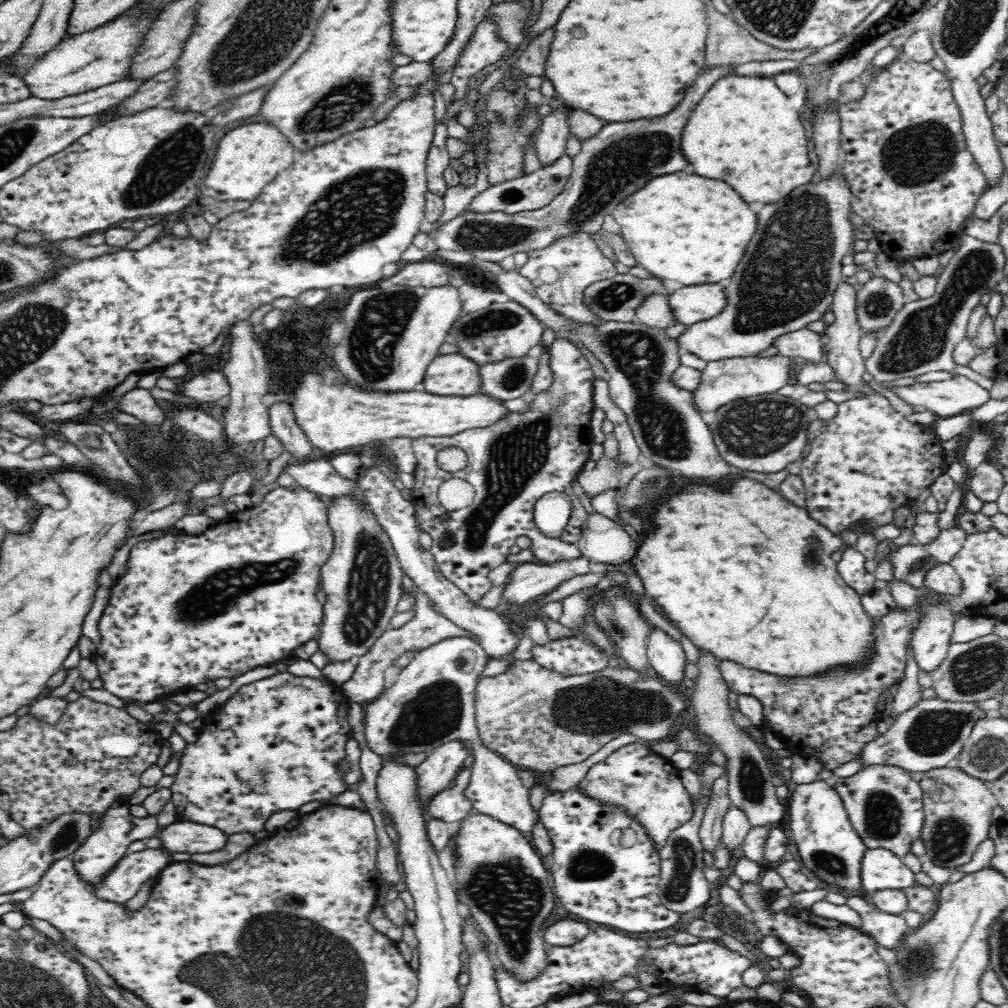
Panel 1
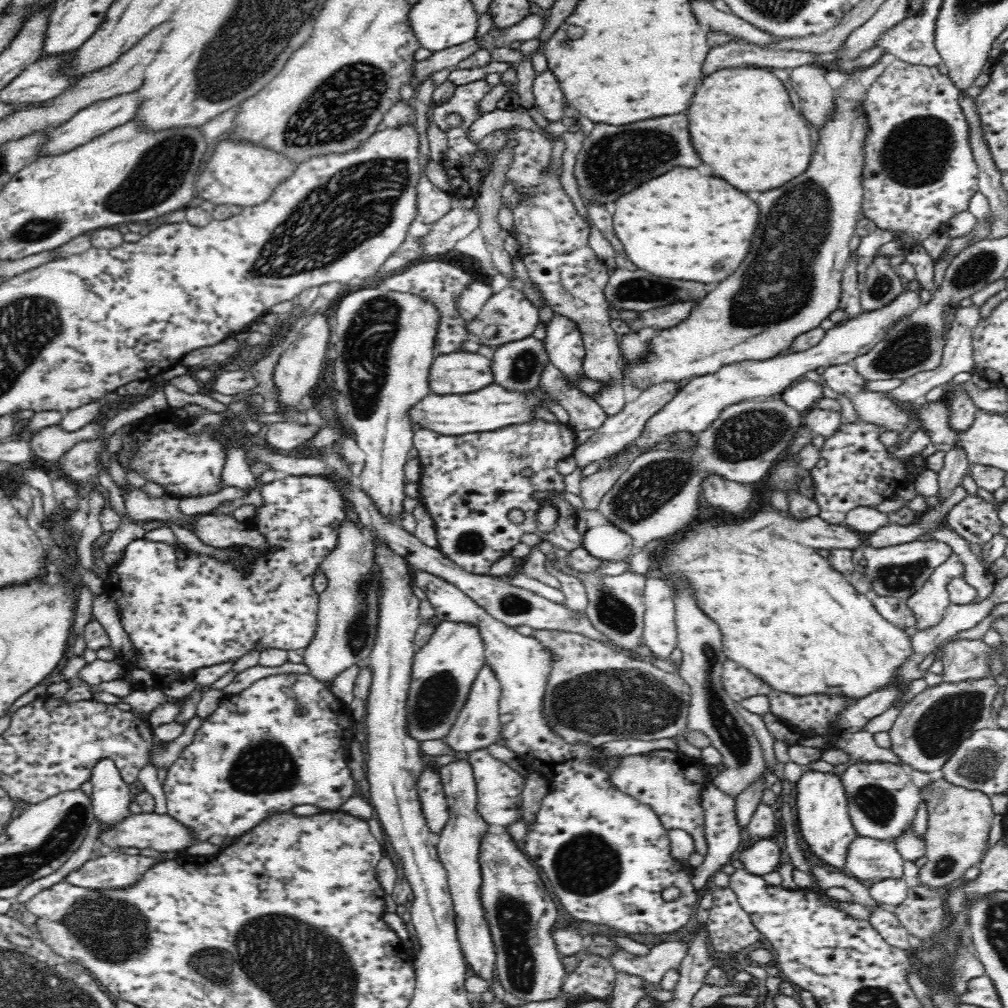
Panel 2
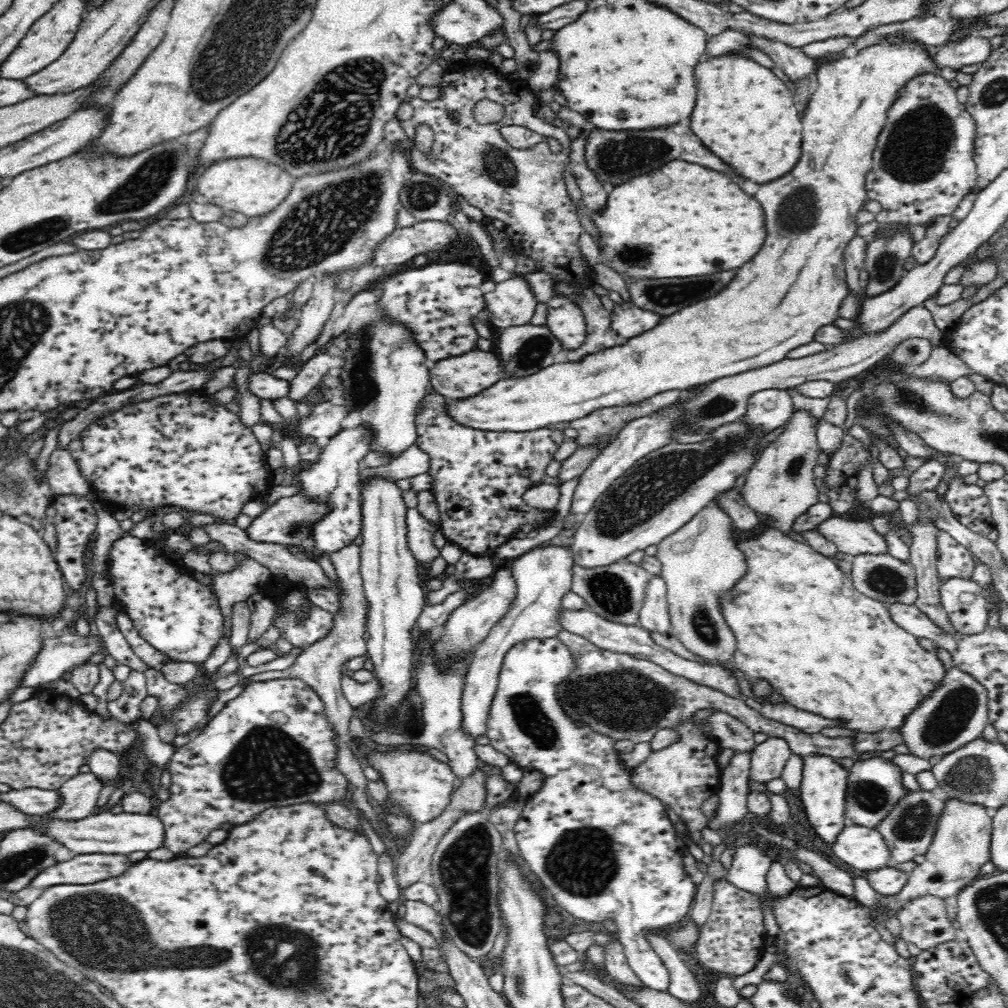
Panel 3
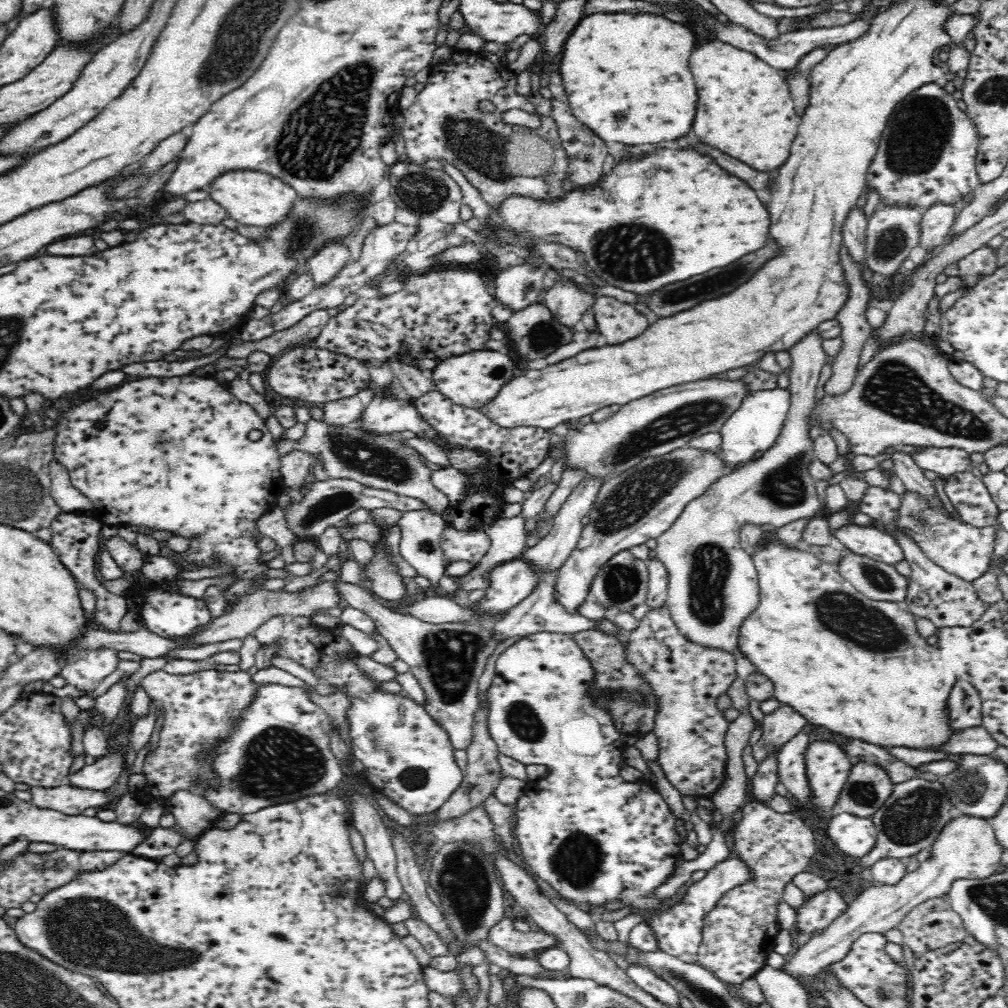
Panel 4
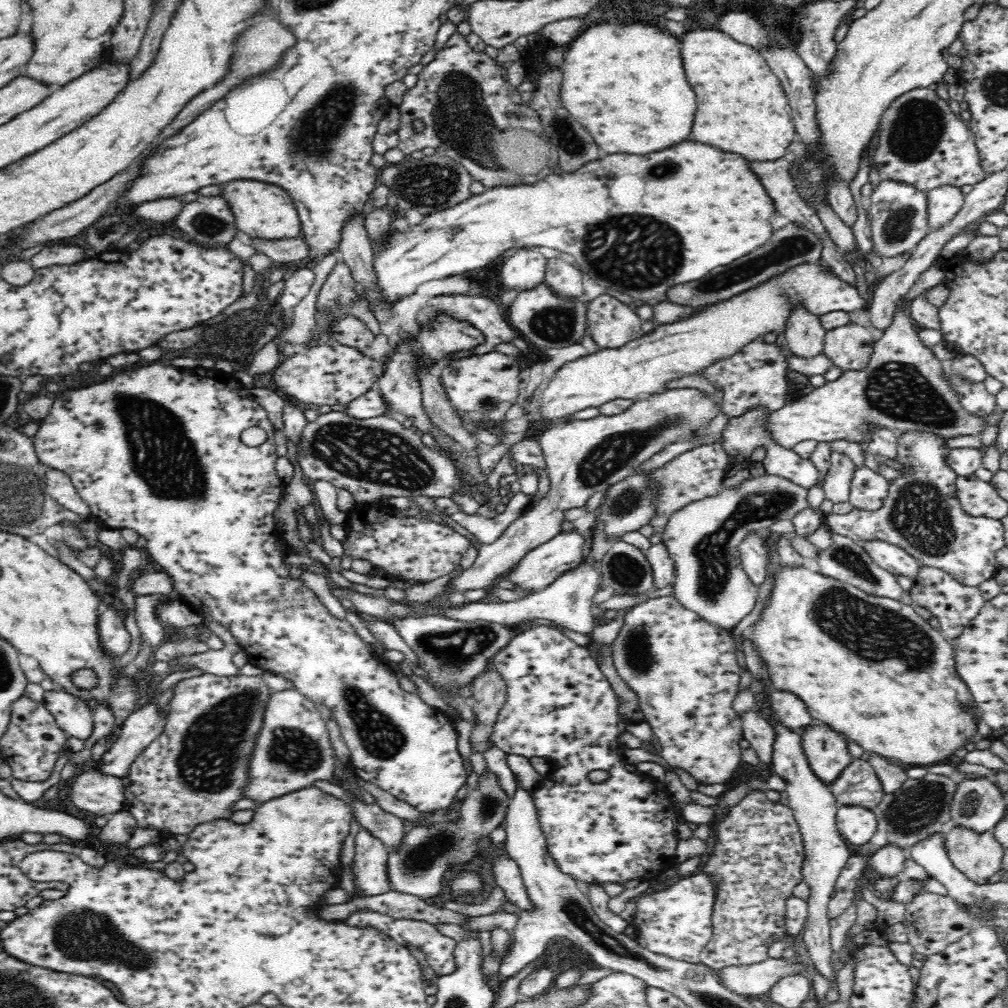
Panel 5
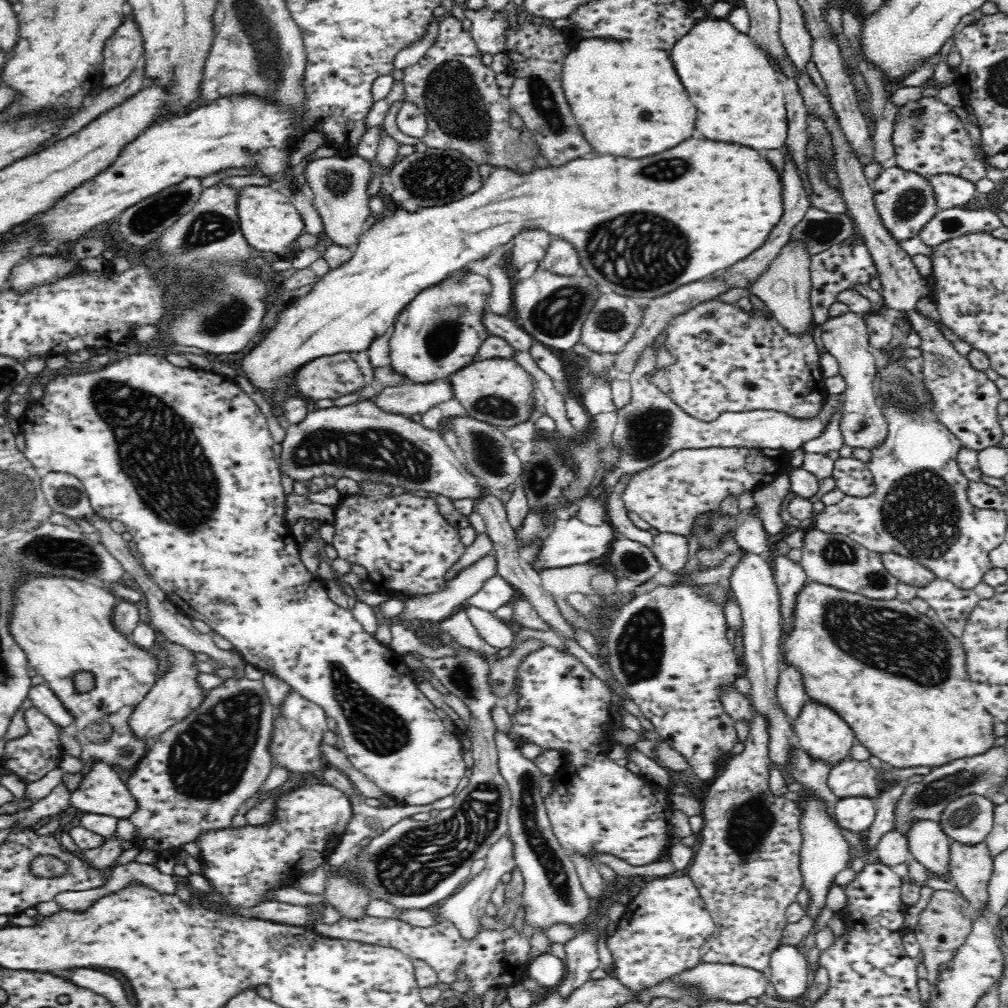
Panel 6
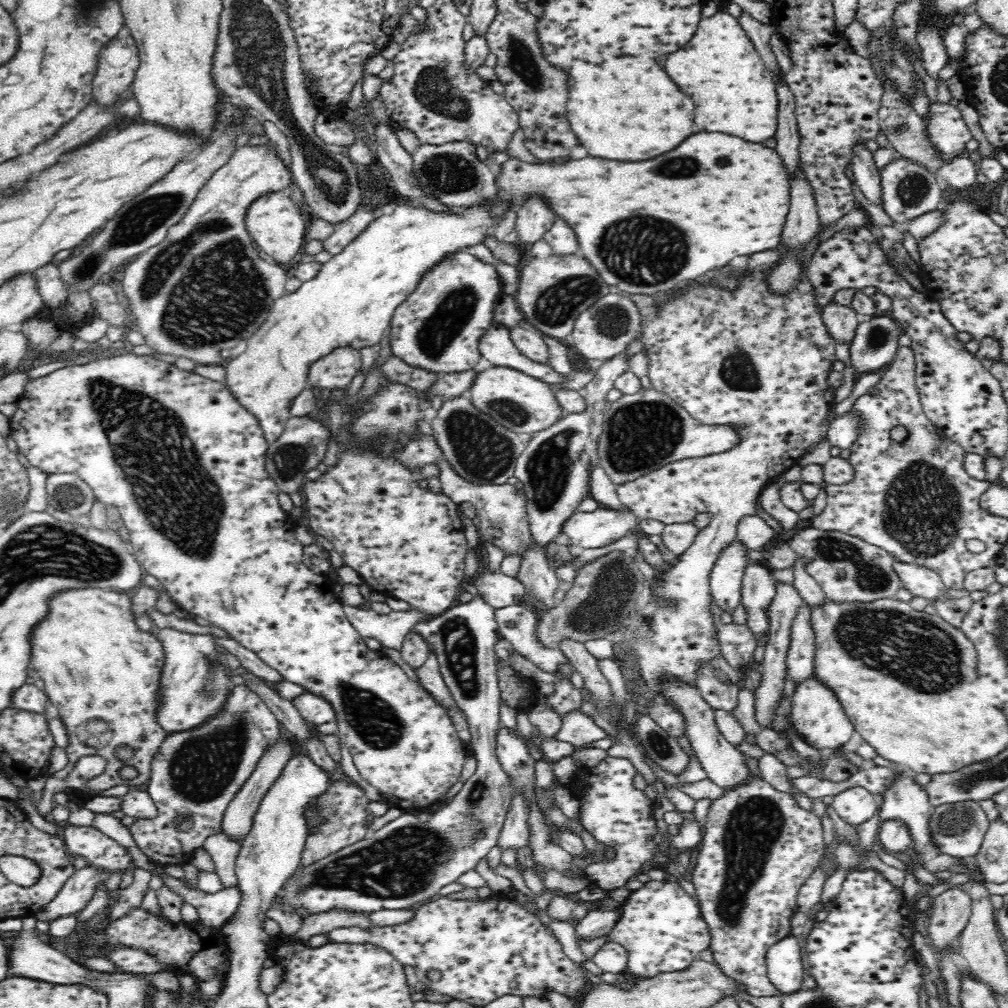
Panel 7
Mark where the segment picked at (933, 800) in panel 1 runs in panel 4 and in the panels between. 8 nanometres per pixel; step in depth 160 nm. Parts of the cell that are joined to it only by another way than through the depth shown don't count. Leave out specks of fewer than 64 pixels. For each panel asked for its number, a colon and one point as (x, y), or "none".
2: (959, 820)
3: (961, 845)
4: (968, 848)

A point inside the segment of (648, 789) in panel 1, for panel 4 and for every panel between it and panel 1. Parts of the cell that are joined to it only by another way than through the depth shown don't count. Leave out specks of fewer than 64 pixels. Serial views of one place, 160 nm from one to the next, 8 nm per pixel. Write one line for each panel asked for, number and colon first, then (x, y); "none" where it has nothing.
2: (669, 784)
3: (682, 776)
4: (686, 677)

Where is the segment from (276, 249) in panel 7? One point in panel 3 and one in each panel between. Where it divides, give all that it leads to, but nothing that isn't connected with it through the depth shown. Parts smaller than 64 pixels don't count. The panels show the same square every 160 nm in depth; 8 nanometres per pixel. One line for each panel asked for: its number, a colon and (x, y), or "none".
3: (247, 186)
4: (259, 200)
5: (264, 211)
6: (270, 222)

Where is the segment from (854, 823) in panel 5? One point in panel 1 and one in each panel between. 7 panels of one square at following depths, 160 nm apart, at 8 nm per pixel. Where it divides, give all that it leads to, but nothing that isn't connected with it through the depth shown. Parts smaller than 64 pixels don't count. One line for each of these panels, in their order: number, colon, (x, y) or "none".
1: (881, 869)
2: (868, 858)
3: (861, 847)
4: (854, 835)

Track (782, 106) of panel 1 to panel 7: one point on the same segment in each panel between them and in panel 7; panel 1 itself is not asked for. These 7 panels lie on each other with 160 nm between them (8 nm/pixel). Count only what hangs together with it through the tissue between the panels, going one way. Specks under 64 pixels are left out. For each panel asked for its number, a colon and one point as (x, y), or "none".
2: (743, 122)
3: (744, 112)
4: (745, 109)
5: (741, 105)
6: (737, 93)
7: (720, 69)

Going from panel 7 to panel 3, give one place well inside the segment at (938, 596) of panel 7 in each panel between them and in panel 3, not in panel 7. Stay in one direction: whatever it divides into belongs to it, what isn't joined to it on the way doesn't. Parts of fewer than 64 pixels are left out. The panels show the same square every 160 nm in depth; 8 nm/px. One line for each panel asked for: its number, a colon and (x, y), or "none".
3: (852, 537)
4: (865, 540)
5: (896, 561)
6: (906, 570)

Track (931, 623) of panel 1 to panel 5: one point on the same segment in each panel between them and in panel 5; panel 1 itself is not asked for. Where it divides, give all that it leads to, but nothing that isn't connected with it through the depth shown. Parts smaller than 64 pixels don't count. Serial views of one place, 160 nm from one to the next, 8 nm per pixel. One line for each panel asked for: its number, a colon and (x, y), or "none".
2: (929, 604)
3: (953, 560)
4: (965, 550)
5: (921, 514)

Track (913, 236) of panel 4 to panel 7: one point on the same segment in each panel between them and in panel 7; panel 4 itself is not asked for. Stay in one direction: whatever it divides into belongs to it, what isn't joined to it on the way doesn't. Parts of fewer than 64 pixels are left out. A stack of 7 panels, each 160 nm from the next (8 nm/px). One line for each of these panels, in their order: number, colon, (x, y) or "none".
5: (898, 217)
6: (905, 199)
7: (908, 188)

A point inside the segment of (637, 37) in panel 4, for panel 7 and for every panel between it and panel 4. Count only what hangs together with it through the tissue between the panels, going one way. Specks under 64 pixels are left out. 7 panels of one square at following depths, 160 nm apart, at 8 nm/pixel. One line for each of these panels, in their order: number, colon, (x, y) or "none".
5: (624, 83)
6: (616, 116)
7: (627, 117)

